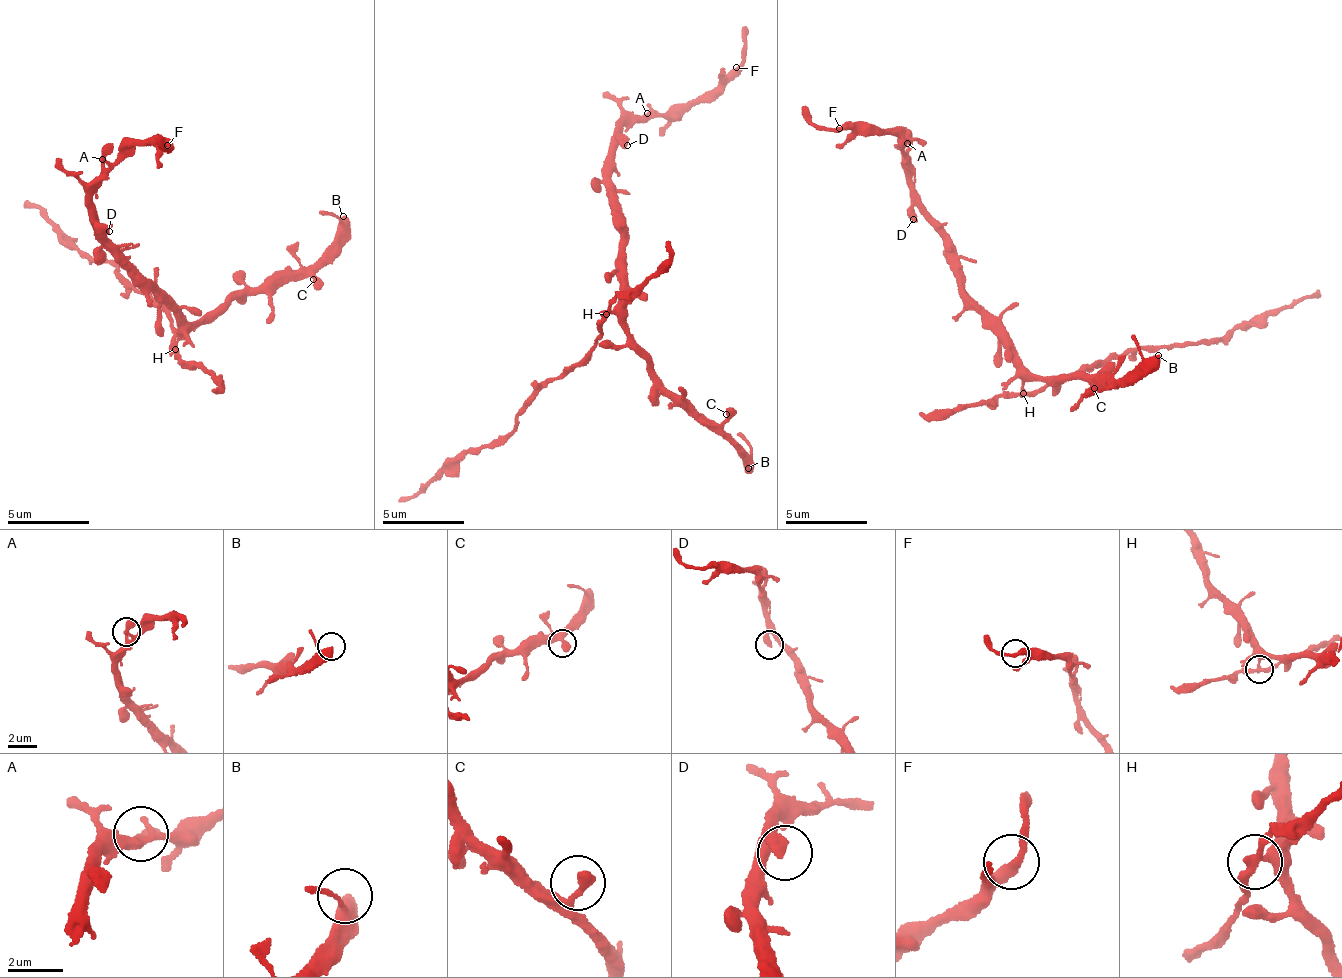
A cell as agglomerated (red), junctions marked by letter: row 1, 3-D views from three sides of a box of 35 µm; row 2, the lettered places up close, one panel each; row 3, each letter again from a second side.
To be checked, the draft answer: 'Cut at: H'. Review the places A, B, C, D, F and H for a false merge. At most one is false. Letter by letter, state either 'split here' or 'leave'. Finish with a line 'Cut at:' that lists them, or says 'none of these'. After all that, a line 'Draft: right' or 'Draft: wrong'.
A: leave
B: leave
C: leave
D: leave
F: leave
H: split here
Cut at: H
Draft: right

